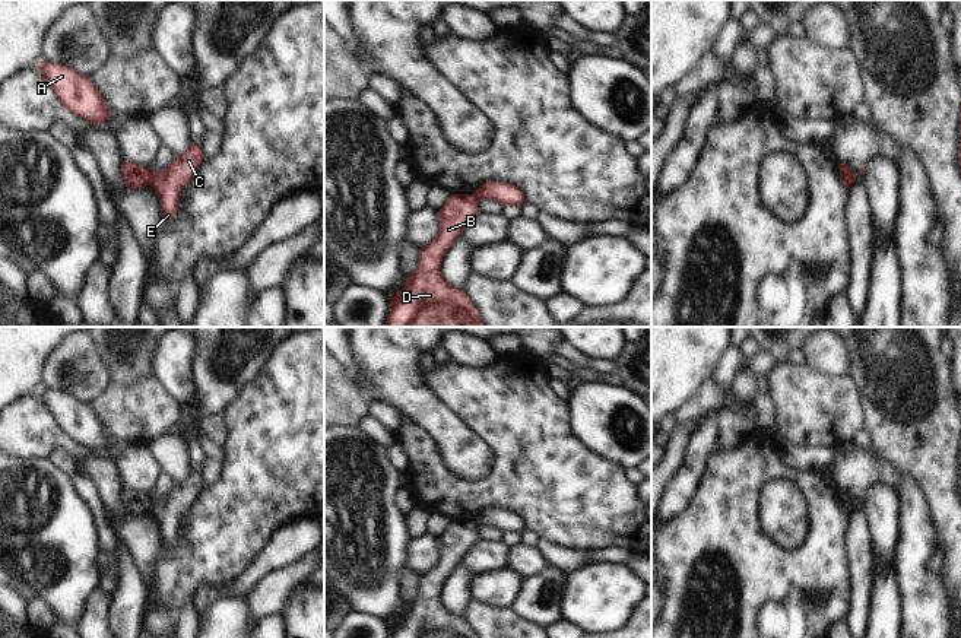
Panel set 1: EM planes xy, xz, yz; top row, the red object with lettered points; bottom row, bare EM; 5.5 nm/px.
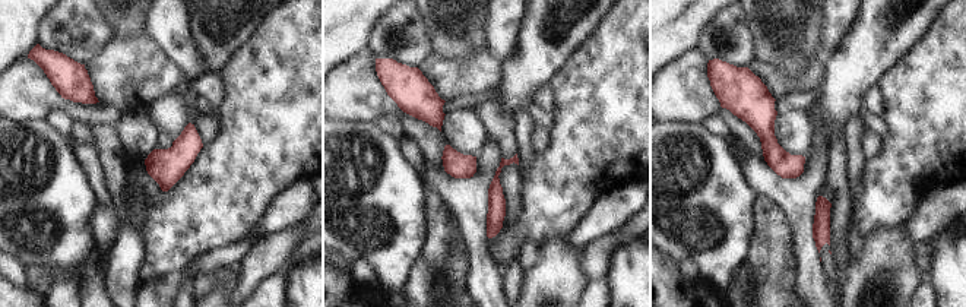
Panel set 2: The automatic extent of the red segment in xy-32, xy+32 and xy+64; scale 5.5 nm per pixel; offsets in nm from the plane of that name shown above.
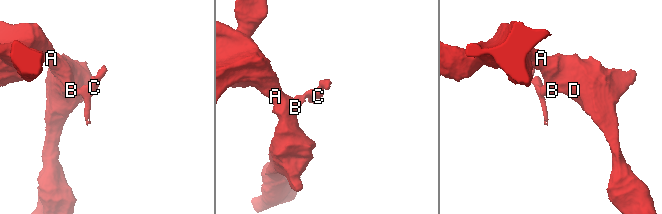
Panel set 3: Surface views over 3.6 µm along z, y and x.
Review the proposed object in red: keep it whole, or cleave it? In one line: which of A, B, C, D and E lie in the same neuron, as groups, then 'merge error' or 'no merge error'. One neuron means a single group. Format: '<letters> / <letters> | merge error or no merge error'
A B D / C E | merge error

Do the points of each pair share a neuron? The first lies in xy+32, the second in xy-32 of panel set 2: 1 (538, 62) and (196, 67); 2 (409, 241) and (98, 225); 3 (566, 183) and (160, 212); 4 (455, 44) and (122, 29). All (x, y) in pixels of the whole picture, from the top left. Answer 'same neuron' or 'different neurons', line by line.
1: different neurons
2: different neurons
3: same neuron
4: same neuron

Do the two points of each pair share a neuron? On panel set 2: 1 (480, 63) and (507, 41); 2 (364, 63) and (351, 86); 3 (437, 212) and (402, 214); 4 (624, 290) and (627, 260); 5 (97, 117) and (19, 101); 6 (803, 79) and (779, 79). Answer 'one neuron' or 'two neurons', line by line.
1: two neurons
2: one neuron
3: two neurons
4: one neuron
5: one neuron
6: one neuron

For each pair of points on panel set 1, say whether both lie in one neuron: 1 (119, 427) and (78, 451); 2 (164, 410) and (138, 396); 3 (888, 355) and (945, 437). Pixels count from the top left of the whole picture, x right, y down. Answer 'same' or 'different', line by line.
1: different
2: same
3: same

